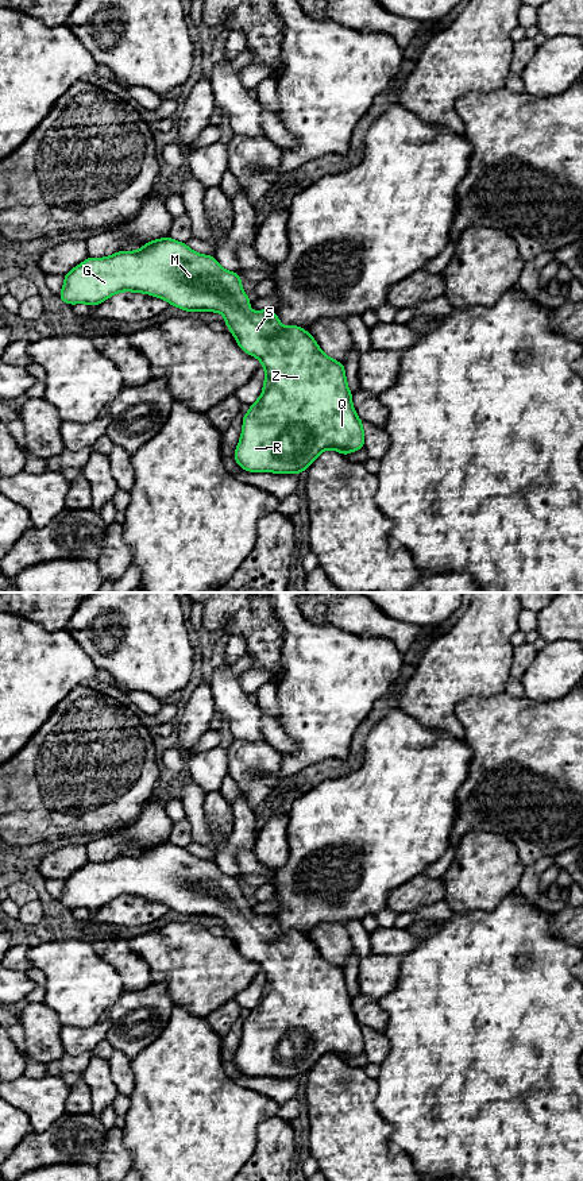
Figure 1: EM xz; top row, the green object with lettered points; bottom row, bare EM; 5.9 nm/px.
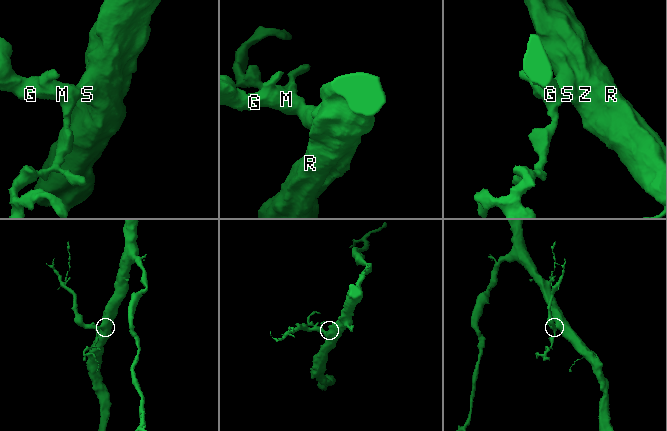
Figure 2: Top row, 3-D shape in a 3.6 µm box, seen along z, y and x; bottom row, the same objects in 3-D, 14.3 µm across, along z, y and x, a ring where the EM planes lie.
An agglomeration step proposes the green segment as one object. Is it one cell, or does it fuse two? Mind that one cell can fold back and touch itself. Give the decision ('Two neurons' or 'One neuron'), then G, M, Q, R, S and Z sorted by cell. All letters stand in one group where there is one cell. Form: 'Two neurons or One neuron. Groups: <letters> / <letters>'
One neuron. Groups: G M Q R S Z

